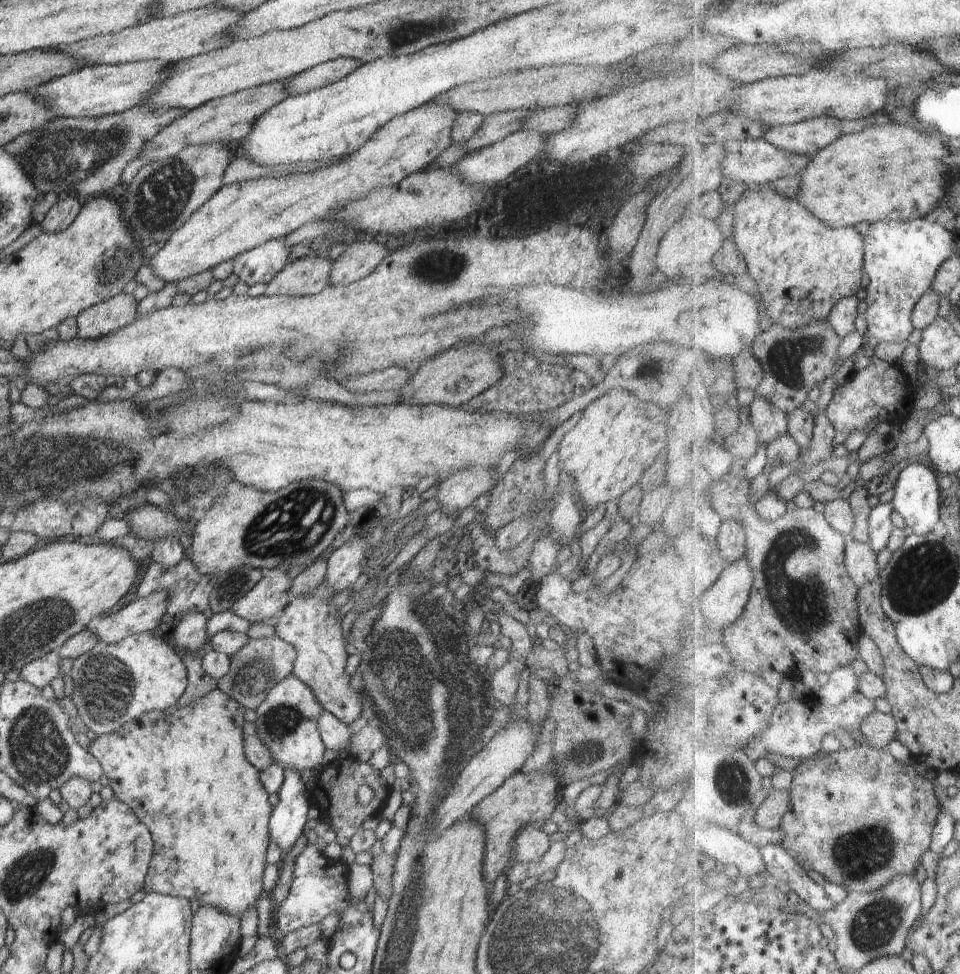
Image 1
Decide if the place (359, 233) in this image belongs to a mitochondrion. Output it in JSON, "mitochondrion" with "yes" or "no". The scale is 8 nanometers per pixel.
{"mitochondrion":"no"}

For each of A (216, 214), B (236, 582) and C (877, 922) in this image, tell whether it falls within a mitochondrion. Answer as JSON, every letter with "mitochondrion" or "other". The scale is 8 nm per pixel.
{"A":"other","B":"mitochondrion","C":"mitochondrion"}

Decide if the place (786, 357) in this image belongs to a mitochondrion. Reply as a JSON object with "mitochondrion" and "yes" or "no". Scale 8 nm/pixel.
{"mitochondrion":"yes"}

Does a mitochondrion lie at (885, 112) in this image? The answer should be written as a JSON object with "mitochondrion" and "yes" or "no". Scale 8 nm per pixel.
{"mitochondrion":"no"}

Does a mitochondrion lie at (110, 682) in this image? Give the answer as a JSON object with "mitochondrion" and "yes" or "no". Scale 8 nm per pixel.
{"mitochondrion":"yes"}

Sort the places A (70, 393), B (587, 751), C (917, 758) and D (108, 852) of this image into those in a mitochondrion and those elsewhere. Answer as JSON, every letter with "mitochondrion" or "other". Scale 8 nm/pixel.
{"A":"other","B":"mitochondrion","C":"other","D":"other"}

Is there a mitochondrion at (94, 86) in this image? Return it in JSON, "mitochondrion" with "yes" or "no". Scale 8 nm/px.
{"mitochondrion":"no"}

